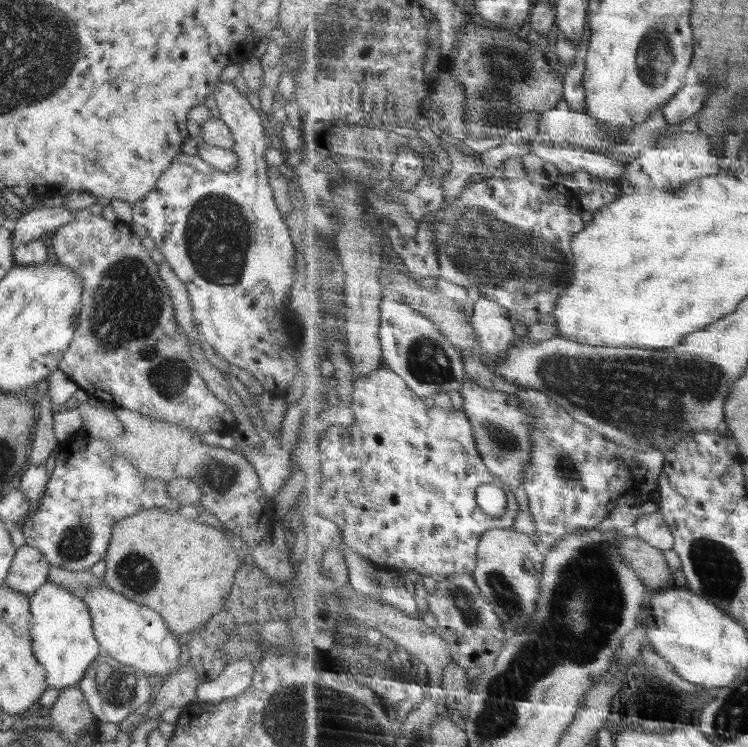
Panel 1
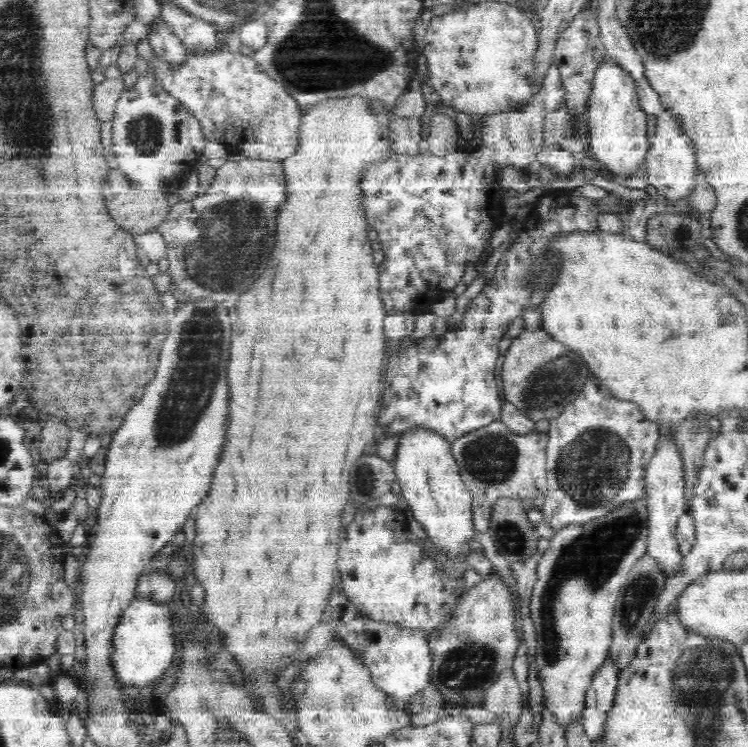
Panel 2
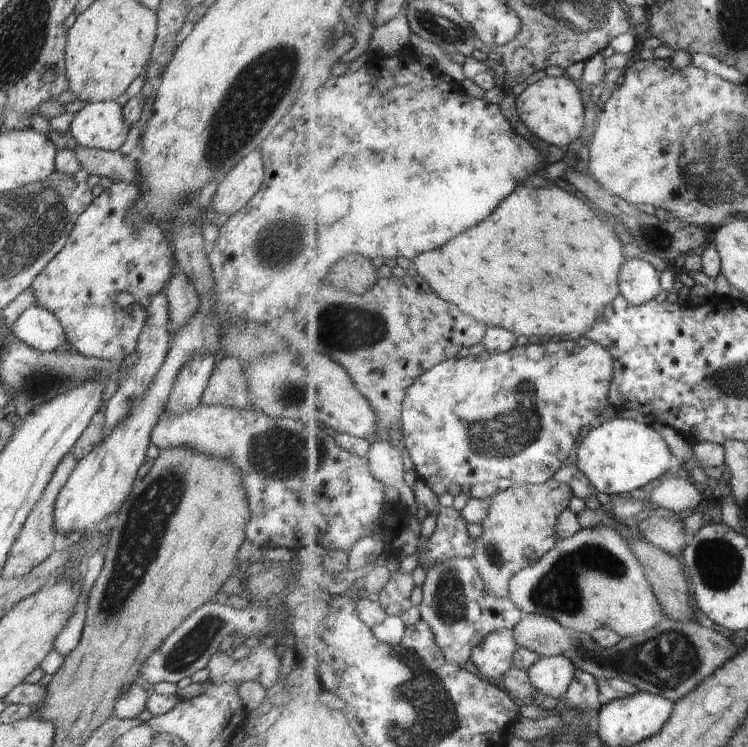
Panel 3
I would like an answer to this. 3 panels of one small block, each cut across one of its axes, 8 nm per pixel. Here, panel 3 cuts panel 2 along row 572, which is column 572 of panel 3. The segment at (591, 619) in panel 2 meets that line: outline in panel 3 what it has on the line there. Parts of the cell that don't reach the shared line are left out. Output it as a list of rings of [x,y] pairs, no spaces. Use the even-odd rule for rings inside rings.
[[[608,526],[583,528],[575,537],[560,539],[556,548],[539,563],[514,576],[510,597],[526,614],[552,616],[564,626],[588,634],[602,626],[610,627],[622,638],[640,636],[656,628],[664,615],[663,604],[655,593],[643,562],[632,550],[629,540],[618,529]]]

